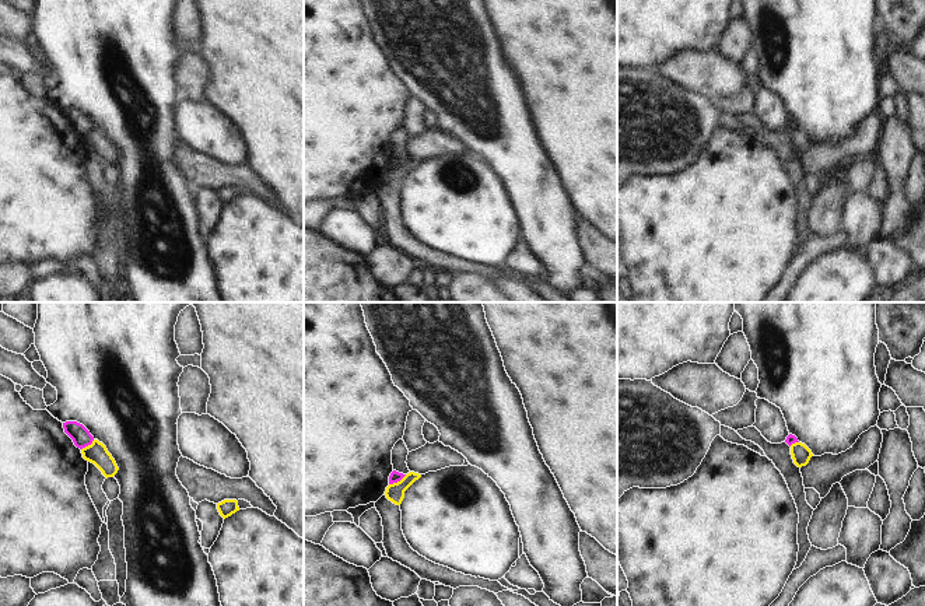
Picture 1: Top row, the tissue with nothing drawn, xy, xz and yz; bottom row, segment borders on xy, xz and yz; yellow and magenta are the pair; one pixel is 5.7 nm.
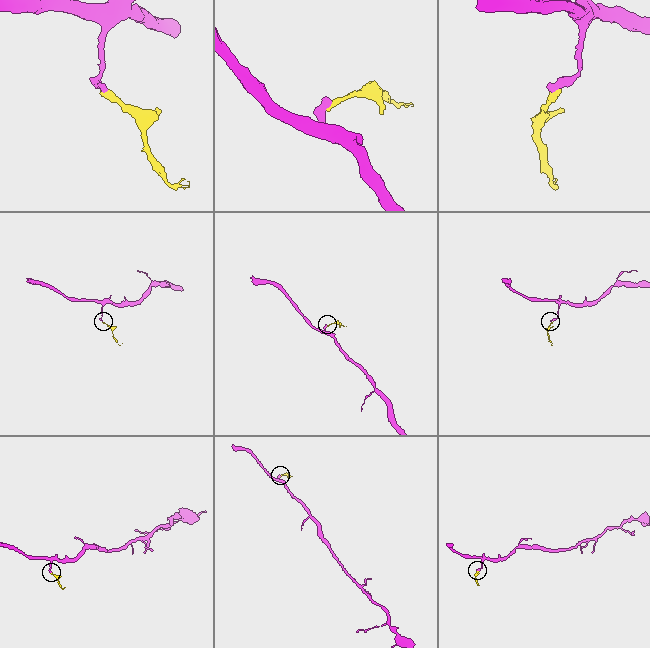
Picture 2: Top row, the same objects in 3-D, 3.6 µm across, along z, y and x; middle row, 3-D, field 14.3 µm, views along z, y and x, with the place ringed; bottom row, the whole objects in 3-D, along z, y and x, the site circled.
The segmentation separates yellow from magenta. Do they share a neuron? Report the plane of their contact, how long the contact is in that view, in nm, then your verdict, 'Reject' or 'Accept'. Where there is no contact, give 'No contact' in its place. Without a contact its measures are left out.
Touches yellow in xz. Shared border 120 nm. Reject

